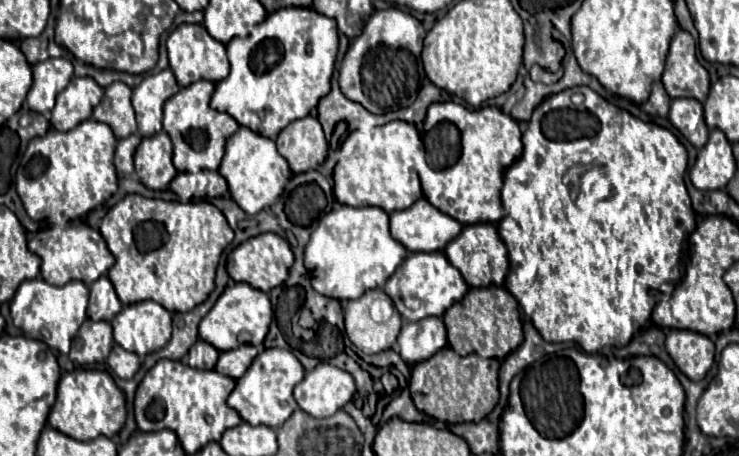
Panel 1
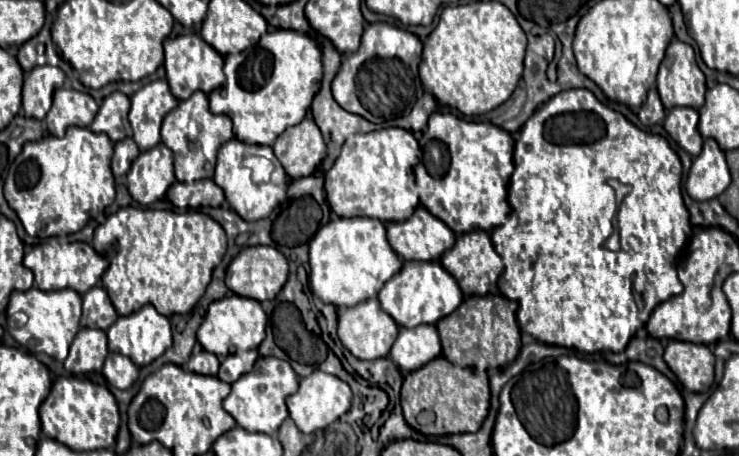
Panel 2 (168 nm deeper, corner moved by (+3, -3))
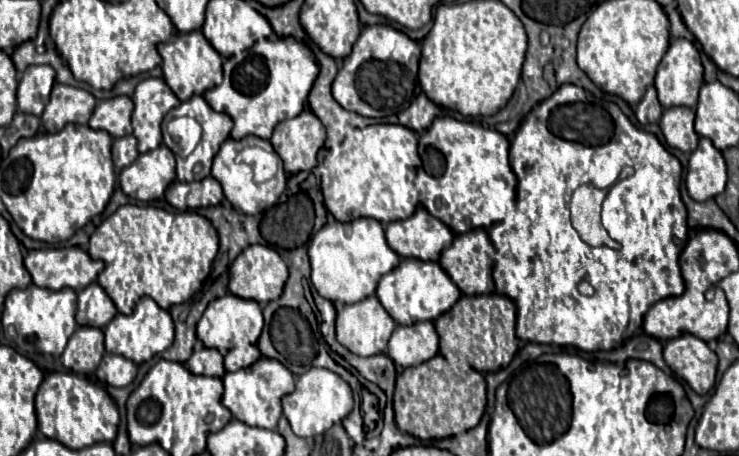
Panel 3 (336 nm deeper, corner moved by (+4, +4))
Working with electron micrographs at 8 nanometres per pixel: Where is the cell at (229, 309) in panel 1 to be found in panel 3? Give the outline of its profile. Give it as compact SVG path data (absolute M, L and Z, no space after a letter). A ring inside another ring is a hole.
M226 294L208 304L206 312L202 314L202 318L196 326L196 334L206 348L216 348L218 352L226 354L236 344L256 344L256 340L262 332L262 326L264 326L264 320L262 320L262 310L260 310L258 302L244 300L234 294Z

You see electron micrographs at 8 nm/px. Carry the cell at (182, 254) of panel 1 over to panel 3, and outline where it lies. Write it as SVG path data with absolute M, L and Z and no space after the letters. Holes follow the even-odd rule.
M126 204L120 206L112 216L108 216L96 232L90 236L90 258L102 260L106 266L98 274L98 284L106 290L106 294L112 298L120 314L130 314L134 304L142 296L150 296L160 308L168 310L174 304L182 304L190 300L198 288L202 286L204 278L210 272L212 260L218 254L218 234L210 220L196 212L166 212L162 208L152 206L136 206Z

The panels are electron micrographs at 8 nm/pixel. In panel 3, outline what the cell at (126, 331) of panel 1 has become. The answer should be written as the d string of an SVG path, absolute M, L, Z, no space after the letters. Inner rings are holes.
M140 298L134 312L124 316L116 314L114 320L104 328L106 336L106 352L108 354L120 354L132 360L134 364L150 360L154 354L164 352L174 342L174 322L170 318L170 312L160 308L152 298Z

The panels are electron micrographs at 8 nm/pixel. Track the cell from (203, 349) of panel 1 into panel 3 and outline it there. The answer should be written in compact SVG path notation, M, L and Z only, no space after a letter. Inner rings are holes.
M196 348L192 358L186 362L186 366L192 374L204 374L204 376L216 376L216 378L222 378L226 374L224 358L214 348Z

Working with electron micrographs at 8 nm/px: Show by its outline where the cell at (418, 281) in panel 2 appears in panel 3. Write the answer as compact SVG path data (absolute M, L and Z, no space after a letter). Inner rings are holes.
M402 258L400 264L384 274L378 282L376 296L380 304L394 316L394 320L402 326L416 324L420 320L436 320L442 312L448 312L456 300L460 298L458 286L442 272L442 266L438 262L422 262L416 258Z

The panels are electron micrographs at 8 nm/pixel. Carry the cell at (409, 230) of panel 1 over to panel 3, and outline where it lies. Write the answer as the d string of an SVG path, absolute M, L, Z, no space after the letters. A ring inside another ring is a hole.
M418 208L404 222L396 220L386 226L386 242L402 258L438 262L440 252L450 246L450 240L454 240L450 228L430 216L424 208Z

